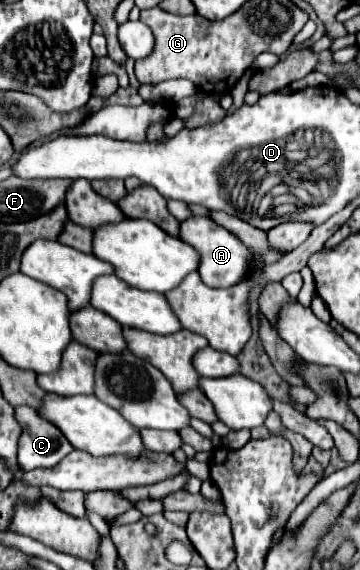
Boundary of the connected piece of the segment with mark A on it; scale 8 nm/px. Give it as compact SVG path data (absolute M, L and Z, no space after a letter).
M205 216L187 218L185 222L179 224L179 238L189 246L193 246L195 250L199 250L201 260L199 260L197 272L207 286L227 288L227 286L235 286L247 276L249 264L251 264L251 252L247 250L247 246L243 246L243 242L239 242L239 238L229 234L229 230L211 222L211 218L205 218Z

